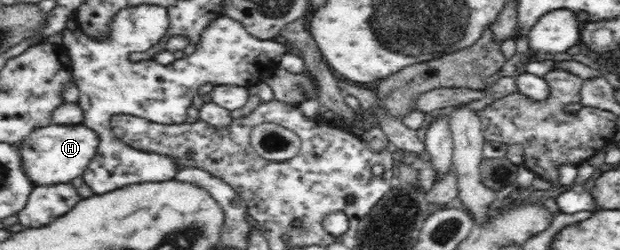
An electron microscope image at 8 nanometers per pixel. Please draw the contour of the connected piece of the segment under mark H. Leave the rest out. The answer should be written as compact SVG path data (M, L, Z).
M55 123L33 130L31 134L20 140L19 154L22 155L23 170L33 186L54 185L55 183L71 183L74 178L81 177L83 171L95 156L99 146L99 136L95 130L85 125L55 125Z

